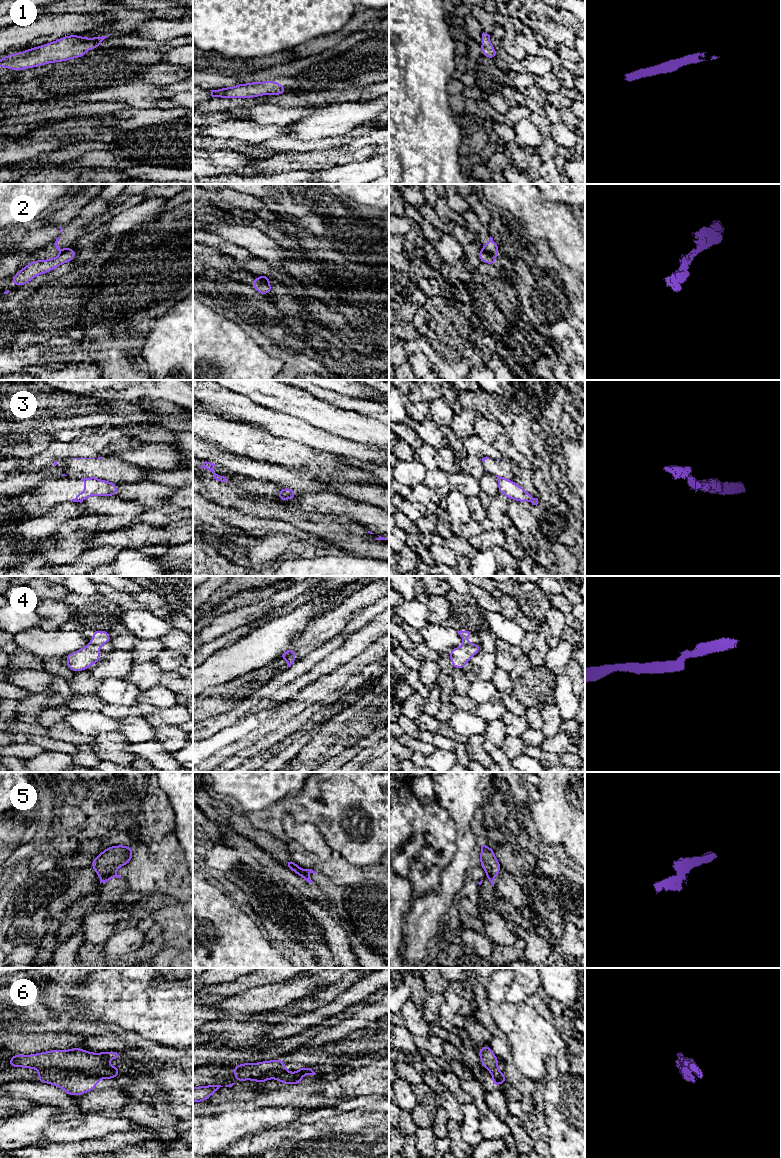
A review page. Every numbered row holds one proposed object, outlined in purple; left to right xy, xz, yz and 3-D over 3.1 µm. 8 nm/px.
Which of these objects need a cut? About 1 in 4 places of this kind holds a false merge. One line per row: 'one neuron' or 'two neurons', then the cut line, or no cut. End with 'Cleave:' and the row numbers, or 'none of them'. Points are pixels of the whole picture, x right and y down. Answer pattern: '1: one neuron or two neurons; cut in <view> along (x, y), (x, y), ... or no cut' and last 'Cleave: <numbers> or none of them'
1: one neuron; no cut
2: two neurons; cut in yz along (482, 248), (495, 256)
3: two neurons; cut in xy along (89, 477), (97, 479)
4: two neurons; cut in yz along (463, 643), (477, 644)
5: two neurons; cut in xy along (114, 873), (101, 878)
6: two neurons; cut in xy along (39, 1070), (80, 1070), (88, 1075), (103, 1077)
Cleave: 2, 3, 4, 5, 6

